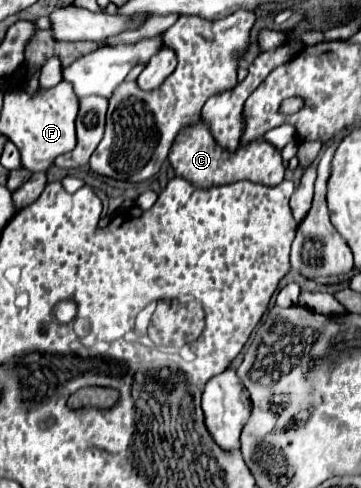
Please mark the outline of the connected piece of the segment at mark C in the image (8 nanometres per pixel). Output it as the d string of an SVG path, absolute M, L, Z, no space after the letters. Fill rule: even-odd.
M202 119L196 125L184 127L182 133L178 133L178 139L174 139L174 147L170 149L168 161L172 163L178 177L188 179L196 187L210 187L210 185L228 185L236 183L240 179L248 179L252 183L276 187L284 179L284 165L280 151L270 145L264 139L254 139L254 143L238 145L234 153L226 153L214 143L214 137L210 135L210 127L202 123Z

